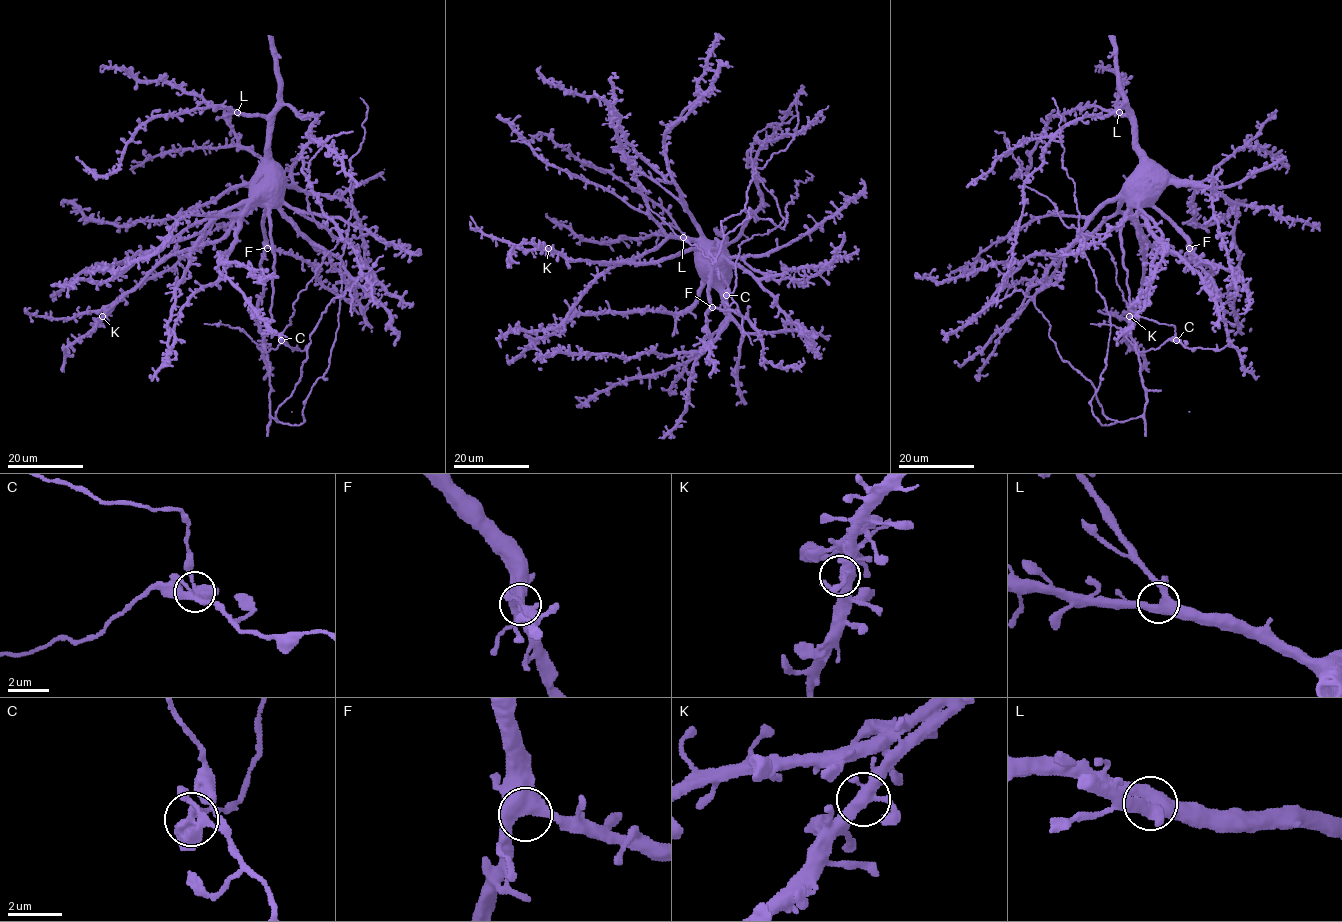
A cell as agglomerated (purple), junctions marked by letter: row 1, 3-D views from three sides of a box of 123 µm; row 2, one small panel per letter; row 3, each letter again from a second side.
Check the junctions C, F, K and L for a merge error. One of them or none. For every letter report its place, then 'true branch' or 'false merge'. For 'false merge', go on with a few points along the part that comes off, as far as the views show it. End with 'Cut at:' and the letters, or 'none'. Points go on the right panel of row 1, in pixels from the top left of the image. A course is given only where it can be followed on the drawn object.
C: place (1176, 340); false merge; course (1177, 340), (1168, 339), (1156, 349), (1140, 351), (1120, 328), (1091, 323)
F: place (1189, 248); true branch
K: place (1129, 316); true branch
L: place (1119, 112); true branch
Cut at: C

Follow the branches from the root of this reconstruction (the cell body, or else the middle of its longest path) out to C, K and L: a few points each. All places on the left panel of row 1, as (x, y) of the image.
C: (272, 183), (272, 115), (288, 105), (315, 117), (303, 149), (306, 200), (337, 244), (299, 293), (281, 340)
K: (272, 183), (275, 184), (220, 238), (170, 252), (102, 316)
L: (272, 183), (275, 164), (270, 160), (269, 123), (259, 115), (237, 112)

